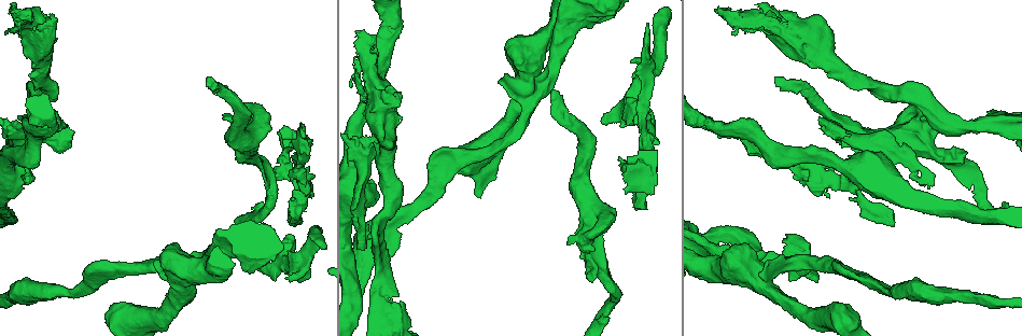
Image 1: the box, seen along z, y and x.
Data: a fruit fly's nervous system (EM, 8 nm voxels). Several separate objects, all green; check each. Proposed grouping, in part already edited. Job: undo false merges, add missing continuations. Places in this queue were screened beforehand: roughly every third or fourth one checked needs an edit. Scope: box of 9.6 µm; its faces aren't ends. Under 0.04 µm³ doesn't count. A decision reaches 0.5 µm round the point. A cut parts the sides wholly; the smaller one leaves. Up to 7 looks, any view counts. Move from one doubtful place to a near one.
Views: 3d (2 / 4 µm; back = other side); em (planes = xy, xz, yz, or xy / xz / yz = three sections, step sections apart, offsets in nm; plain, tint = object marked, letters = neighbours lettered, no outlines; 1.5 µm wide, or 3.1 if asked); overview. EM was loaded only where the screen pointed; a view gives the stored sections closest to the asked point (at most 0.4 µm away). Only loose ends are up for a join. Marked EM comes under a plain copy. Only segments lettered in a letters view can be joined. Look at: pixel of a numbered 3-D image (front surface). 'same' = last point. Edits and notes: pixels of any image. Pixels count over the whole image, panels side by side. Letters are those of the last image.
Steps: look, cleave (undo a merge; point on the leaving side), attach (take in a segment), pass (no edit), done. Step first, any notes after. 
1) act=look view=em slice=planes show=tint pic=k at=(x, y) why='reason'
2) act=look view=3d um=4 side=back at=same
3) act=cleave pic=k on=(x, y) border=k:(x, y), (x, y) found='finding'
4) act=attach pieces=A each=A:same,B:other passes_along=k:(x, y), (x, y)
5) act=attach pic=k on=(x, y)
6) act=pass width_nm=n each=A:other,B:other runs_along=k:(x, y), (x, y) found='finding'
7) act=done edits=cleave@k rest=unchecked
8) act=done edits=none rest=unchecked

act=look view=3d um=4 pic=1 at=(305, 126) why='branch stops here'

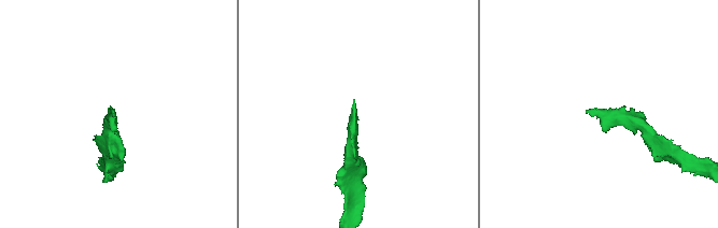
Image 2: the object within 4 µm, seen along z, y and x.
act=look view=em um=3.1 slice=planes show=letters pic=2 at=(354, 99)

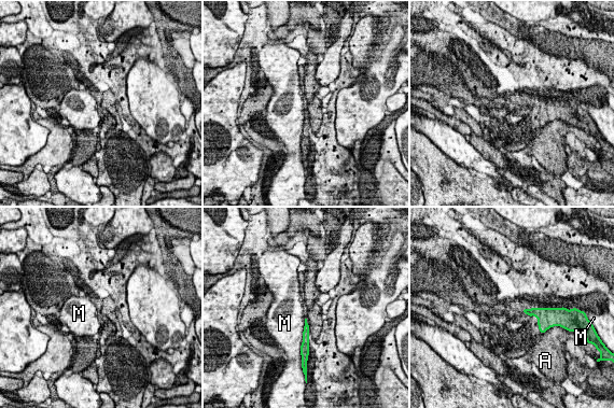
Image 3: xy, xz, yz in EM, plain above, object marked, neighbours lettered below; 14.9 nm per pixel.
act=pass width_nm=100 each=A:other,M:other found='none of them fits'

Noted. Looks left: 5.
act=look view=em slice=planes show=letters pic=1 at=(776, 76) why='long arm stops here'

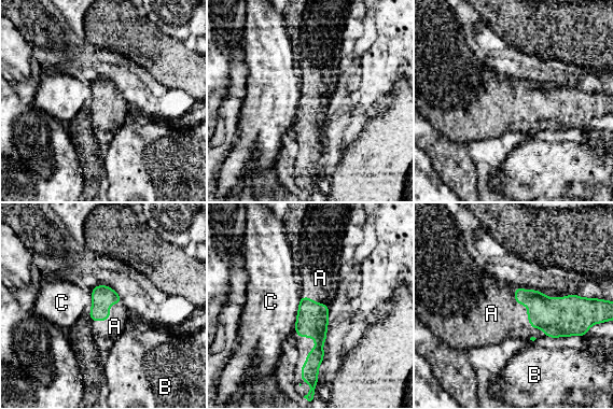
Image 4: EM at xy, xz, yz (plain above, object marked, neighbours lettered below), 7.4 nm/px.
act=attach pic=4 on=(493, 315) each=A:same,B:other,C:other passes_along=4:(558, 316), (527, 312), (493, 315) found='the neuron continues'

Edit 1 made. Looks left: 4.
act=look view=overview

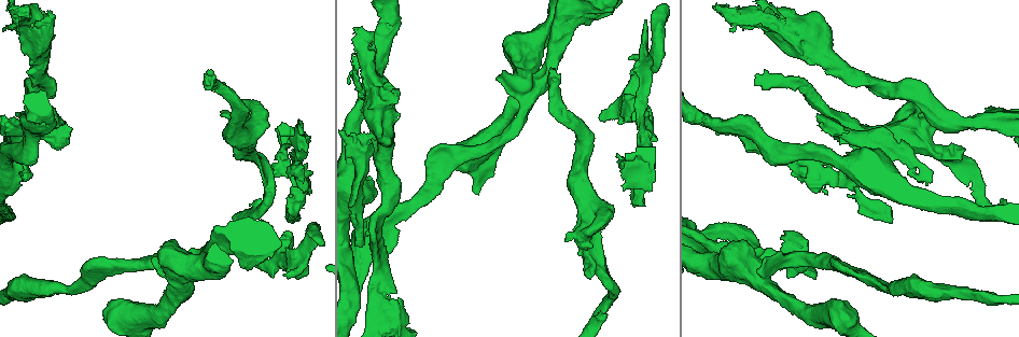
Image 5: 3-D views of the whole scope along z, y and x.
act=look view=3d um=4 pic=5 at=(629, 173) why='calibre changes'

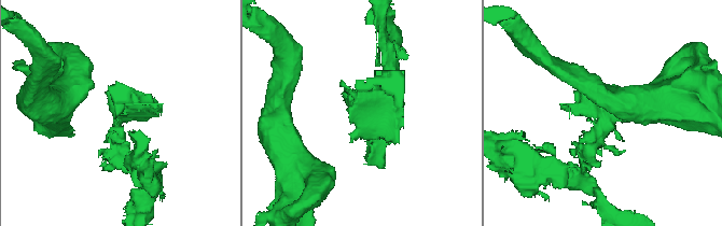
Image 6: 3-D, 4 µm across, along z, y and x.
act=look view=em slice=planes show=tint pic=6 at=(598, 131)

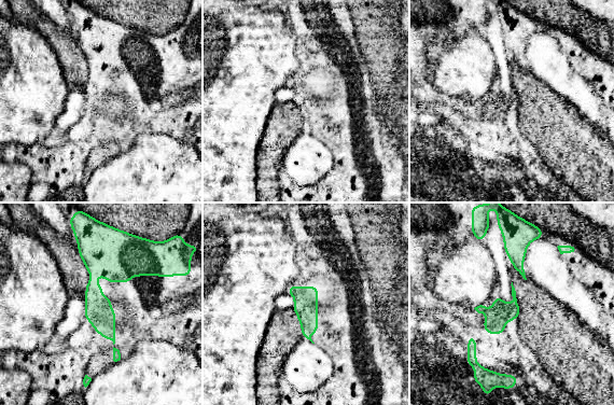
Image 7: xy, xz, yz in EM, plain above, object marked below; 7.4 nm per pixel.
act=look view=em slice=planes show=letters at=same

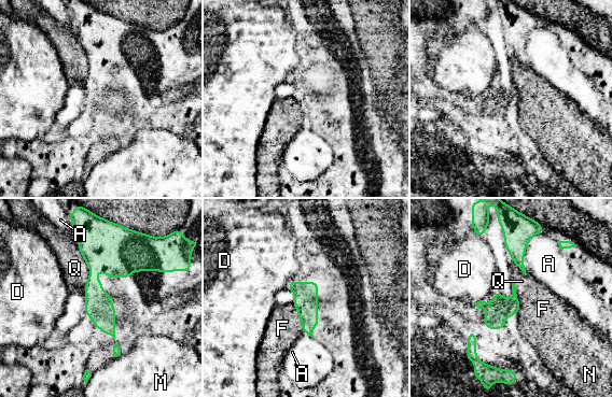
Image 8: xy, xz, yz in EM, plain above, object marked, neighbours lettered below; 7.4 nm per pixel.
act=pass each=A:other,D:other,F:other,M:other,N:other,Q:other border=8:(512, 277), (520, 308) found='continuous, no second neuron'

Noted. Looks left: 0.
act=done edits=attach@4 rest=unchecked

